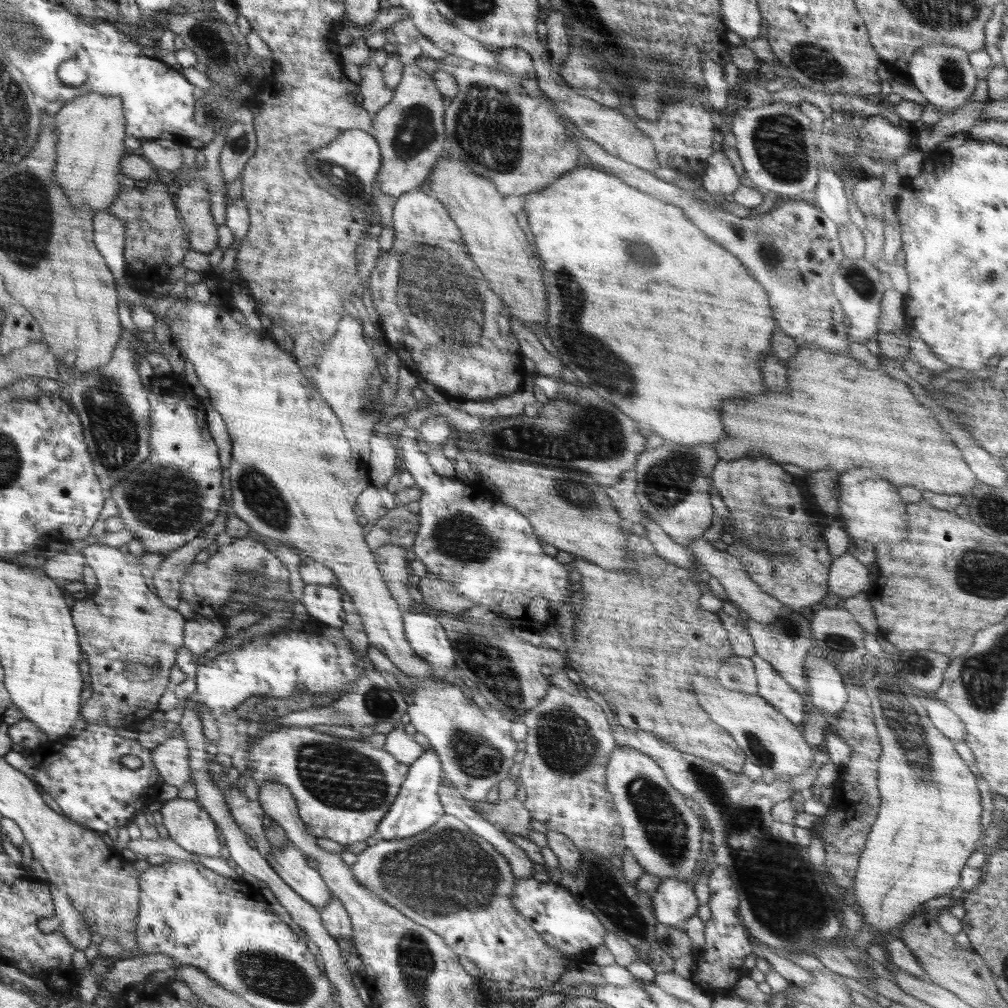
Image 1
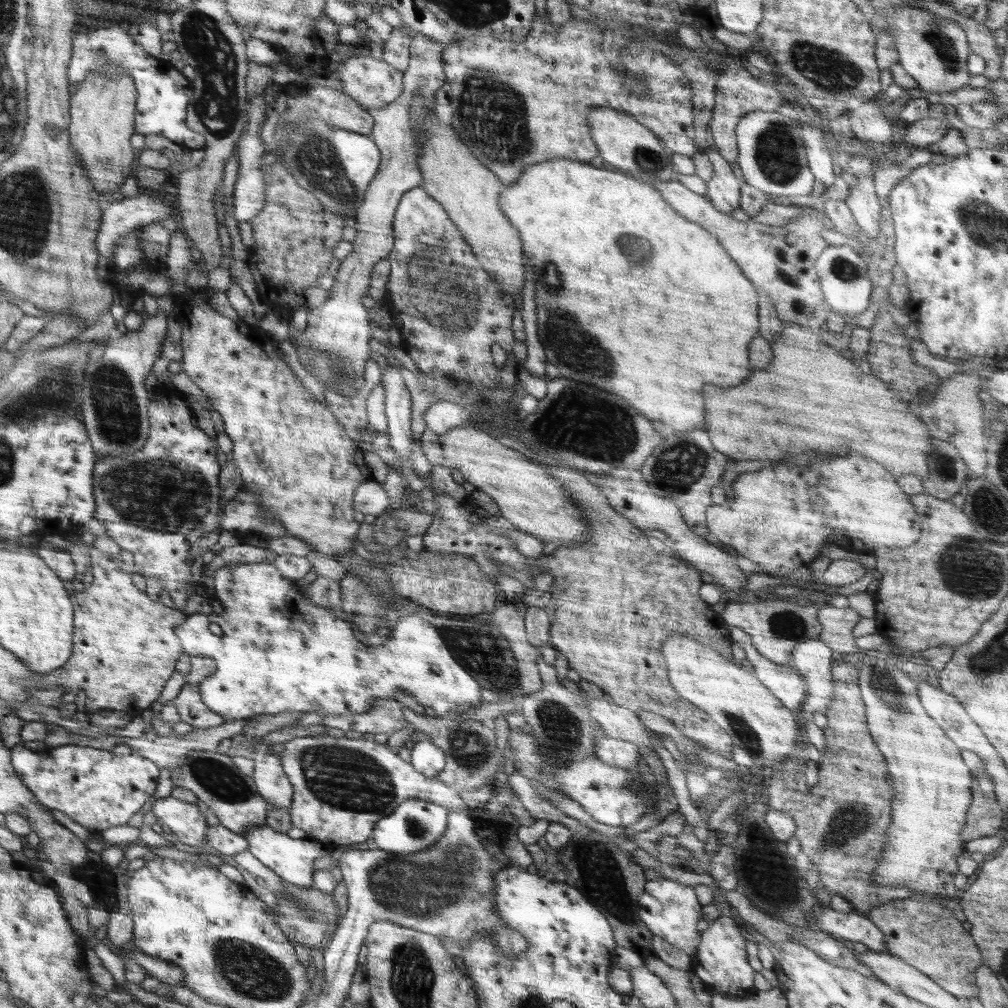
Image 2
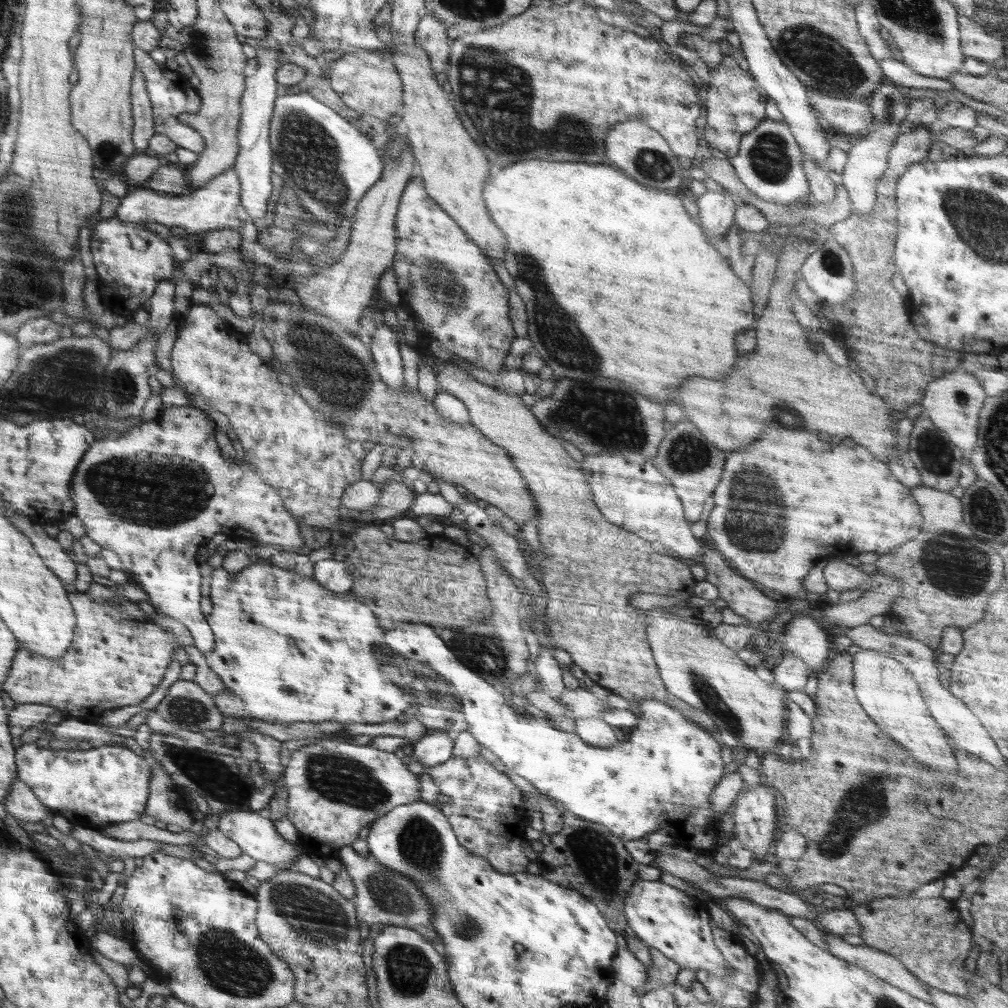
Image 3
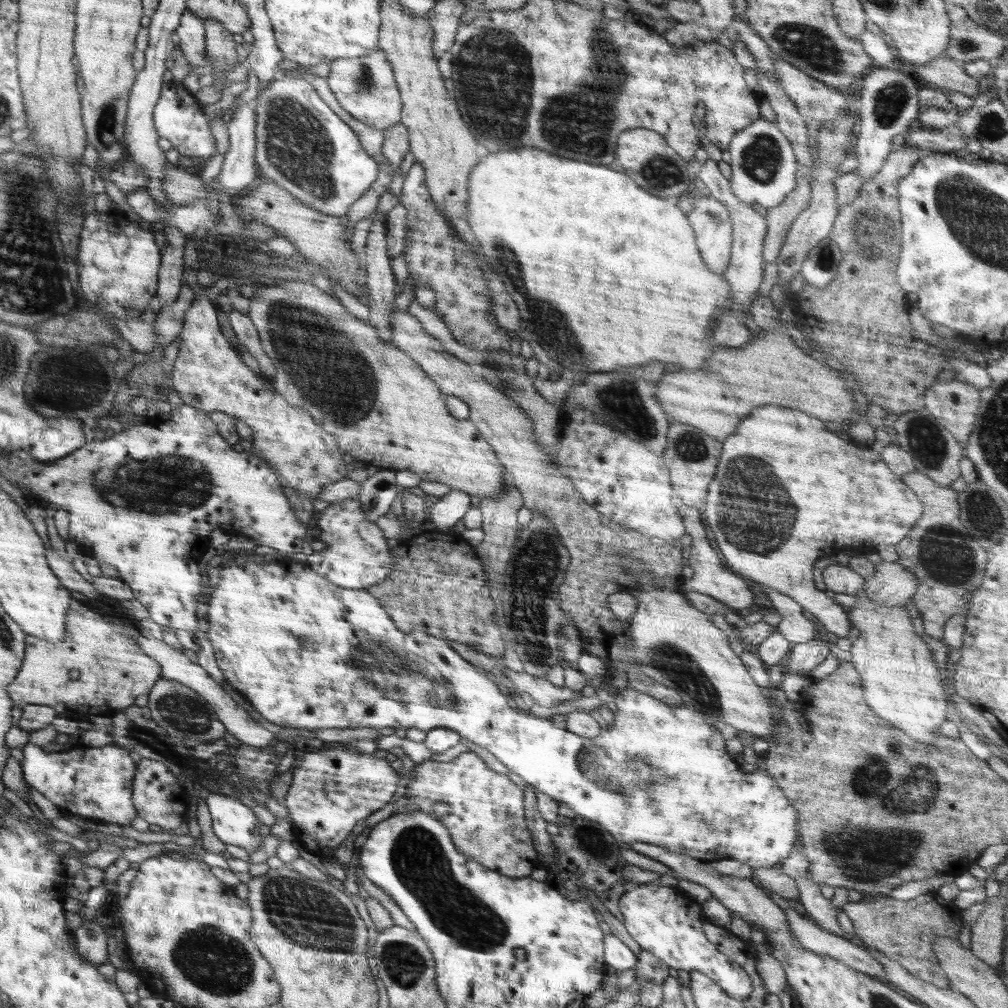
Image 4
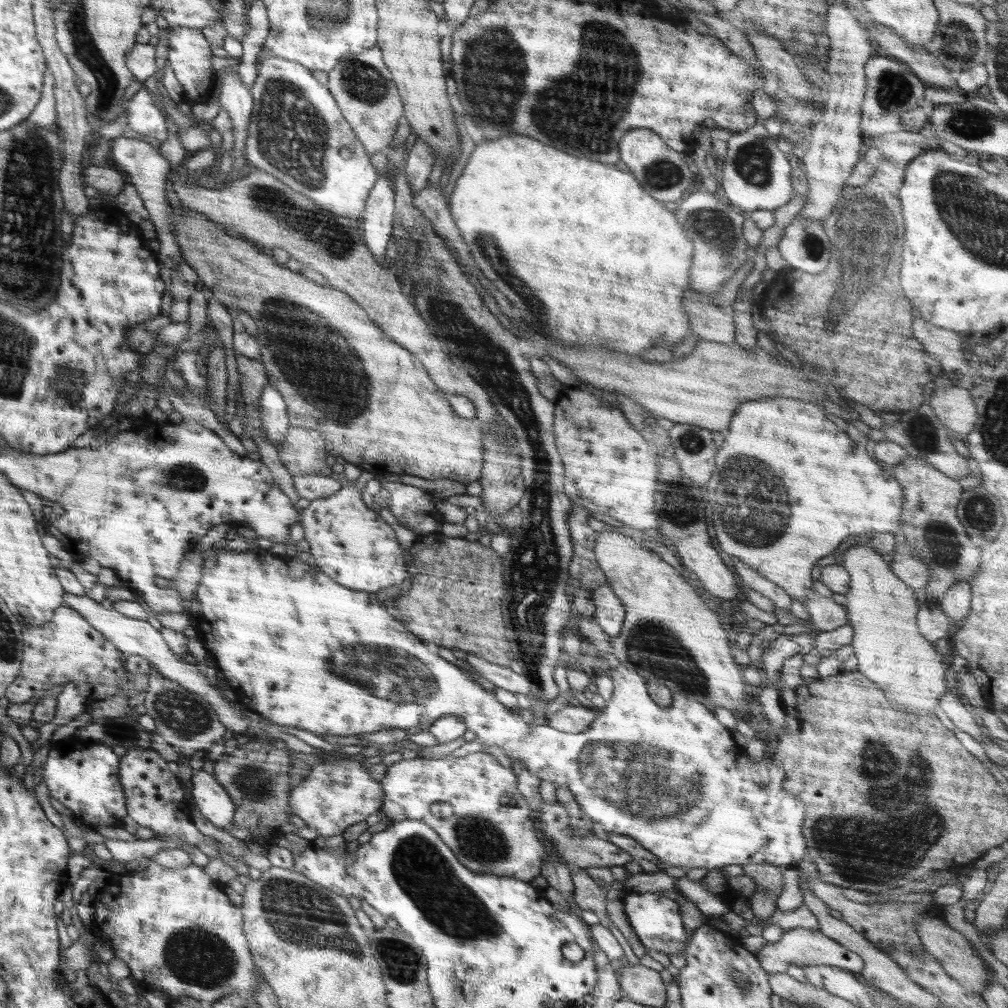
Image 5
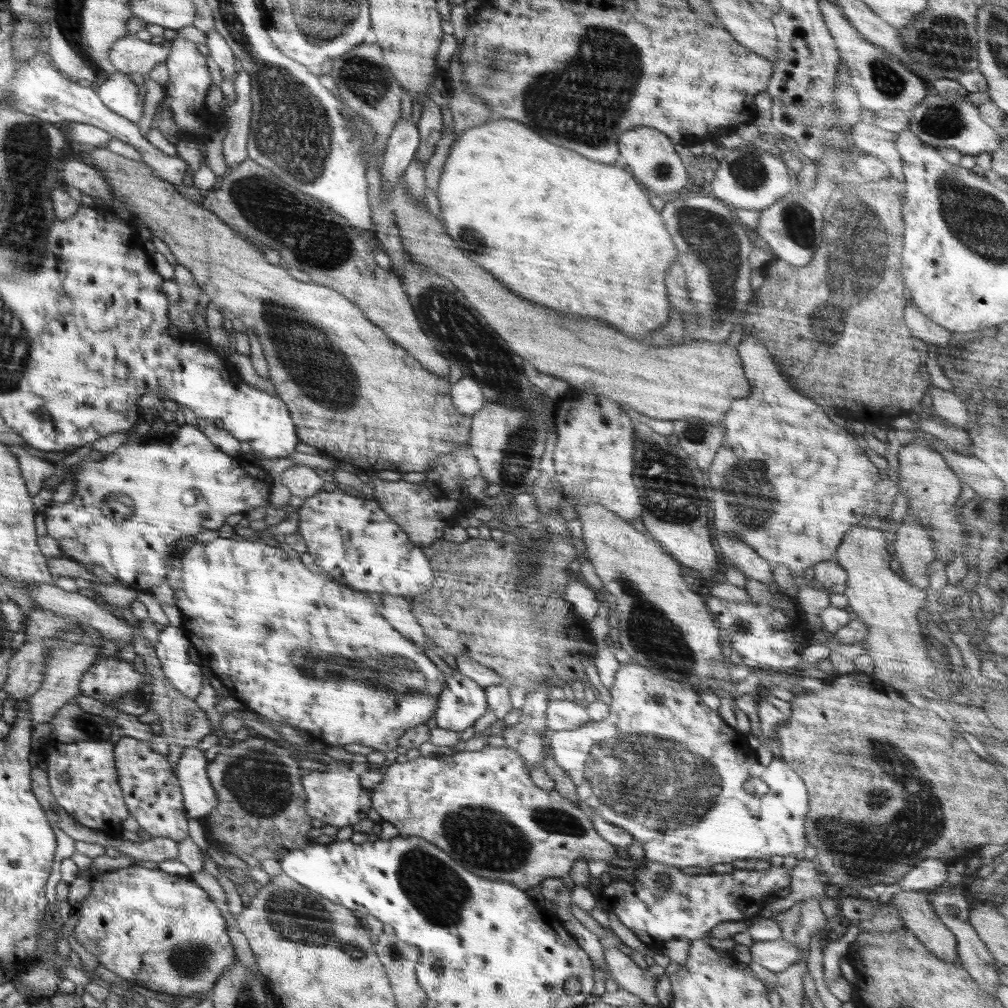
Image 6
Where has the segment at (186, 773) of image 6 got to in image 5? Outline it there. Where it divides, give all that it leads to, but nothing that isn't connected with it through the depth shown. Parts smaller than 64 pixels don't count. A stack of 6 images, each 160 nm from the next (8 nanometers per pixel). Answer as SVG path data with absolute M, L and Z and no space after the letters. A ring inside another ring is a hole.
M195 763L192 770L191 796L194 807L214 826L228 830L235 813L233 800L230 800L225 788L209 773Z

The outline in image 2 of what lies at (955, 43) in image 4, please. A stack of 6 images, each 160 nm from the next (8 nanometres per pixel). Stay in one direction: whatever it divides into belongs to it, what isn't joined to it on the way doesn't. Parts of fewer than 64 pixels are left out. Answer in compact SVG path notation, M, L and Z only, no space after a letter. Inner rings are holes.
M972 20L968 21L965 30L970 52L982 56L986 61L983 75L990 81L1002 79L1002 53L995 44L993 33L987 30L983 24L976 24Z

